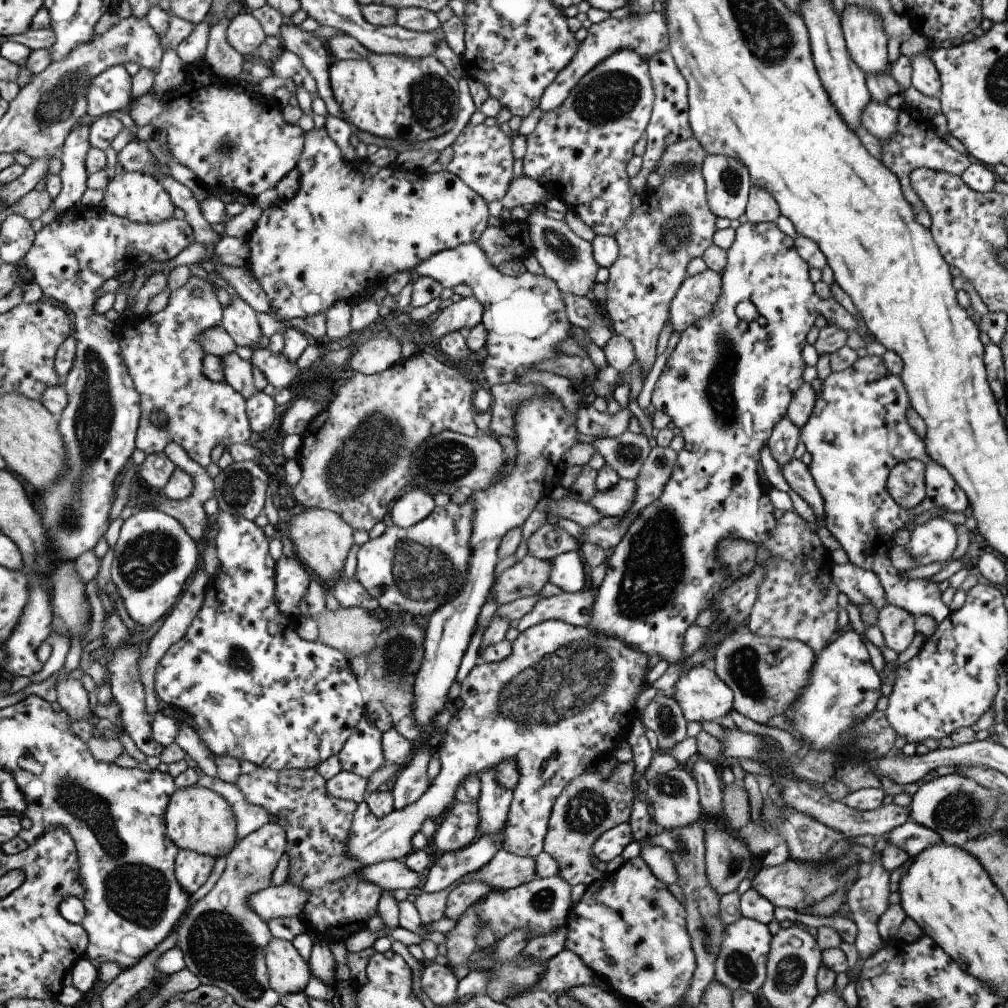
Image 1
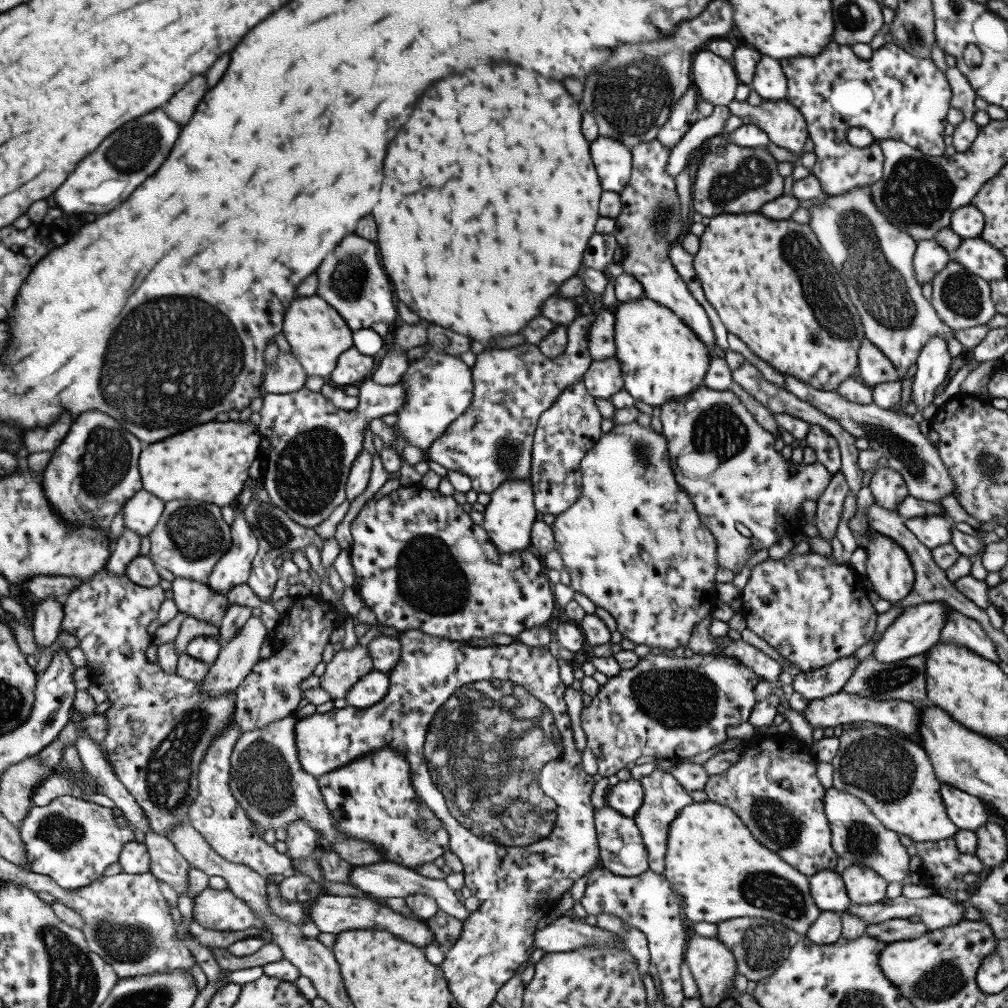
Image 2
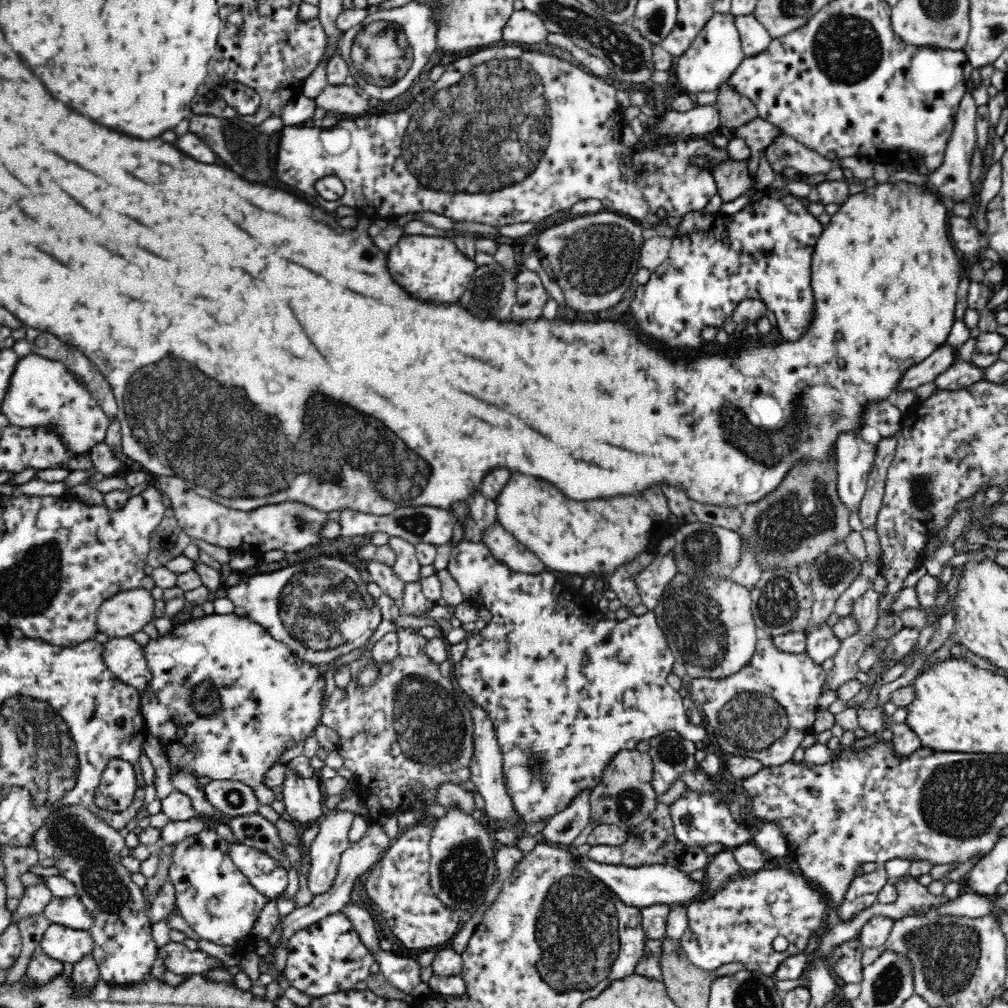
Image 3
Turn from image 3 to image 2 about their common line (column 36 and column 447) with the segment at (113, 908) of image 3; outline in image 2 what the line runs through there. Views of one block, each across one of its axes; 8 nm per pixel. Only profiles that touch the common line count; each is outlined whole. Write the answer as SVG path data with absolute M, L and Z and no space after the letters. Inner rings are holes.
M392 747L379 749L318 778L326 807L332 811L340 832L373 842L386 861L414 871L448 852L450 835L442 820L416 794L412 783L410 763Z

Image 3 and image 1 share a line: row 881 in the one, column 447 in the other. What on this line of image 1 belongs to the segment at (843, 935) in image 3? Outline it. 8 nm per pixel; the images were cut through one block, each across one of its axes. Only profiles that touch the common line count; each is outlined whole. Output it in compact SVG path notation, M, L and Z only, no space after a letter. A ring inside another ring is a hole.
M484 882L460 883L450 891L446 898L444 917L453 921L458 920L468 910L468 907L490 890L493 890L493 888L490 888Z

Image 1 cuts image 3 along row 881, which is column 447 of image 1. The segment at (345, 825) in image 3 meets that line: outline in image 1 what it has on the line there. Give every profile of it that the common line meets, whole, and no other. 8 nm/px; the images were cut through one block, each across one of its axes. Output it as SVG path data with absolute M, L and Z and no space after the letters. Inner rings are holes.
M476 296L464 297L439 311L439 316L430 323L430 332L436 340L458 332L462 328L474 328L481 323L484 307Z

